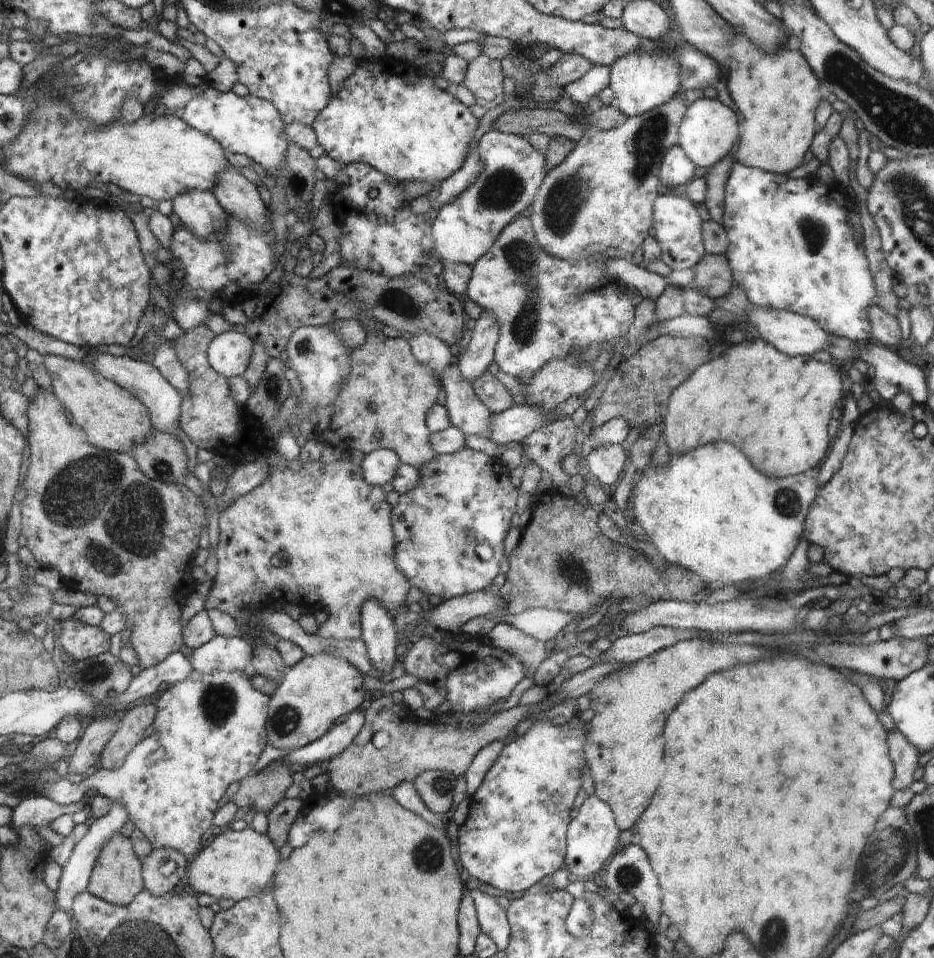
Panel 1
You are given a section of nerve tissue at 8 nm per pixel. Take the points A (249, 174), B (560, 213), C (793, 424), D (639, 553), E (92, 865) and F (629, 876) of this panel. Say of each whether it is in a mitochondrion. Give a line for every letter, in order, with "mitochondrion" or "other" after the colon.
A: other
B: mitochondrion
C: other
D: other
E: other
F: mitochondrion

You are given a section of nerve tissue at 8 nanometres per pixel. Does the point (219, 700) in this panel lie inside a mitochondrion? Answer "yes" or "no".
yes

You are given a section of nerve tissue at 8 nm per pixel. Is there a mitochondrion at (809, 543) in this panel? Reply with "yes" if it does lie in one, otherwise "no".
no

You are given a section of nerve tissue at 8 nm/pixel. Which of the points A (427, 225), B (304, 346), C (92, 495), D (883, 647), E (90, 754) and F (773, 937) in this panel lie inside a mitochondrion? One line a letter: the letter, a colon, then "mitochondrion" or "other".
A: other
B: mitochondrion
C: mitochondrion
D: other
E: other
F: mitochondrion

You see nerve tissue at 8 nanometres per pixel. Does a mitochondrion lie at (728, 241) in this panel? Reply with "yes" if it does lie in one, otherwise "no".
no

